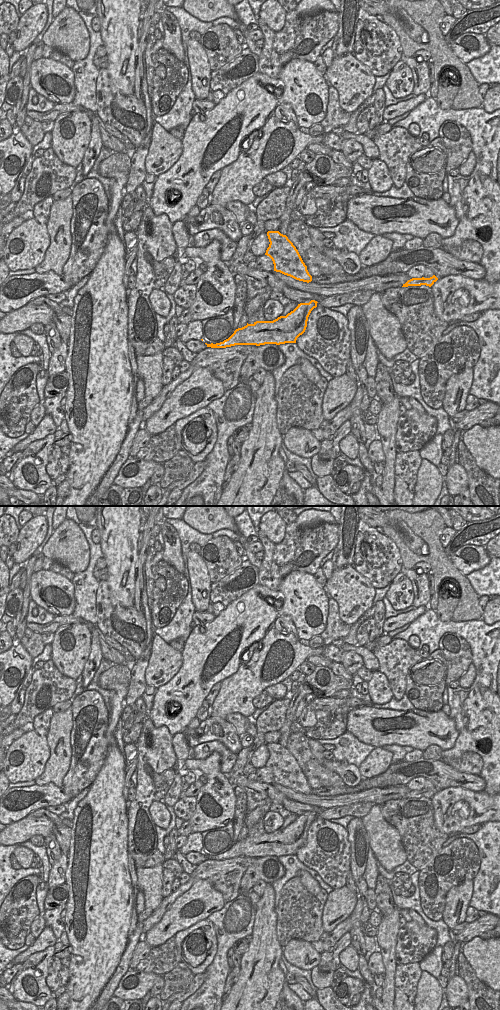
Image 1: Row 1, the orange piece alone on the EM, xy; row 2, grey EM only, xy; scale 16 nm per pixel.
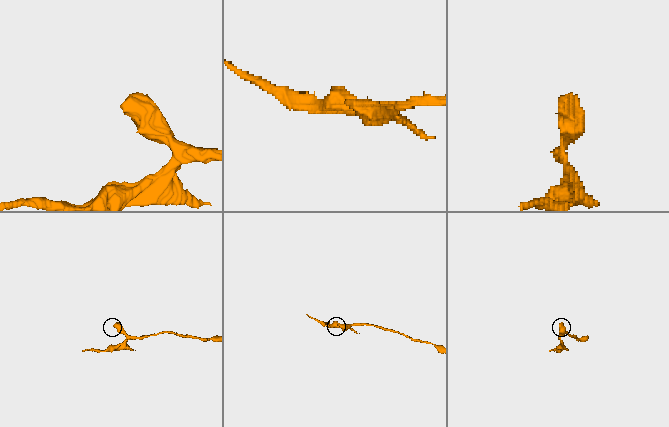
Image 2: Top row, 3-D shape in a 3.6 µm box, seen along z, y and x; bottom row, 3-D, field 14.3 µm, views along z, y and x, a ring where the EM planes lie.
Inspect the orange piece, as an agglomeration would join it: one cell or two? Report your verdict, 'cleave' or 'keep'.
cleave

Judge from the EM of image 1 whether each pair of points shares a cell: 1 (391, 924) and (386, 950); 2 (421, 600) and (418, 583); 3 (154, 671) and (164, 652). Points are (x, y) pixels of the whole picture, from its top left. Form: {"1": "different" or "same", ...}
{"1": "same", "2": "same", "3": "same"}

